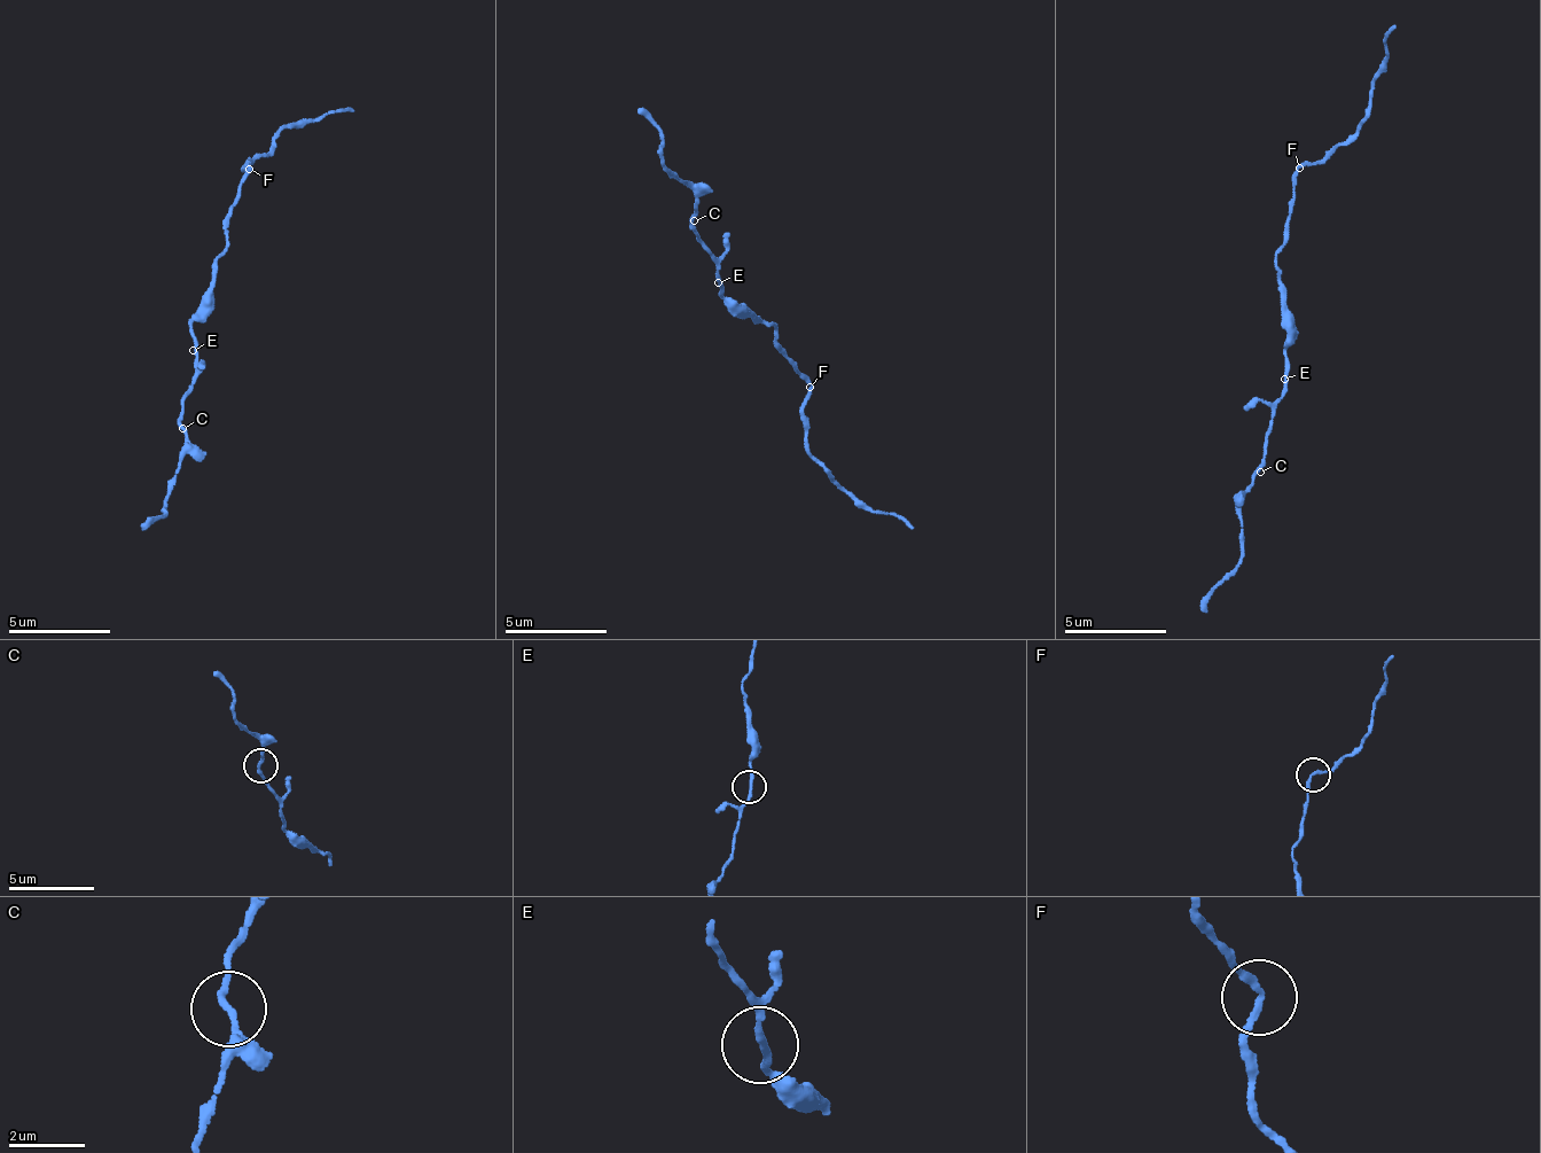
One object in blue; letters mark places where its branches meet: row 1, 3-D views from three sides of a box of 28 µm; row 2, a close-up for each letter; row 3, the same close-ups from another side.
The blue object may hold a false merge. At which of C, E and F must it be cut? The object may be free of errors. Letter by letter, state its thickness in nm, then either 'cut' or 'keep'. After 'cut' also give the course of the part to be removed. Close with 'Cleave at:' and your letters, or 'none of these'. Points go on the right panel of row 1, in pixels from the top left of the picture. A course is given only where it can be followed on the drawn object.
C: 150 nm | keep
E: 160 nm | keep
F: 170 nm | keep
Cleave at: none of these

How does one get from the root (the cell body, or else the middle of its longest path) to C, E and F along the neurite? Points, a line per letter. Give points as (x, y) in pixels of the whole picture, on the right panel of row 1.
C: (1284, 301), (1288, 344), (1284, 351), (1284, 398), (1277, 400), (1274, 427), (1265, 438), (1265, 461), (1260, 472)
E: (1284, 301), (1288, 344), (1284, 351), (1284, 379)
F: (1284, 301), (1276, 249), (1287, 239), (1287, 216), (1298, 166)

